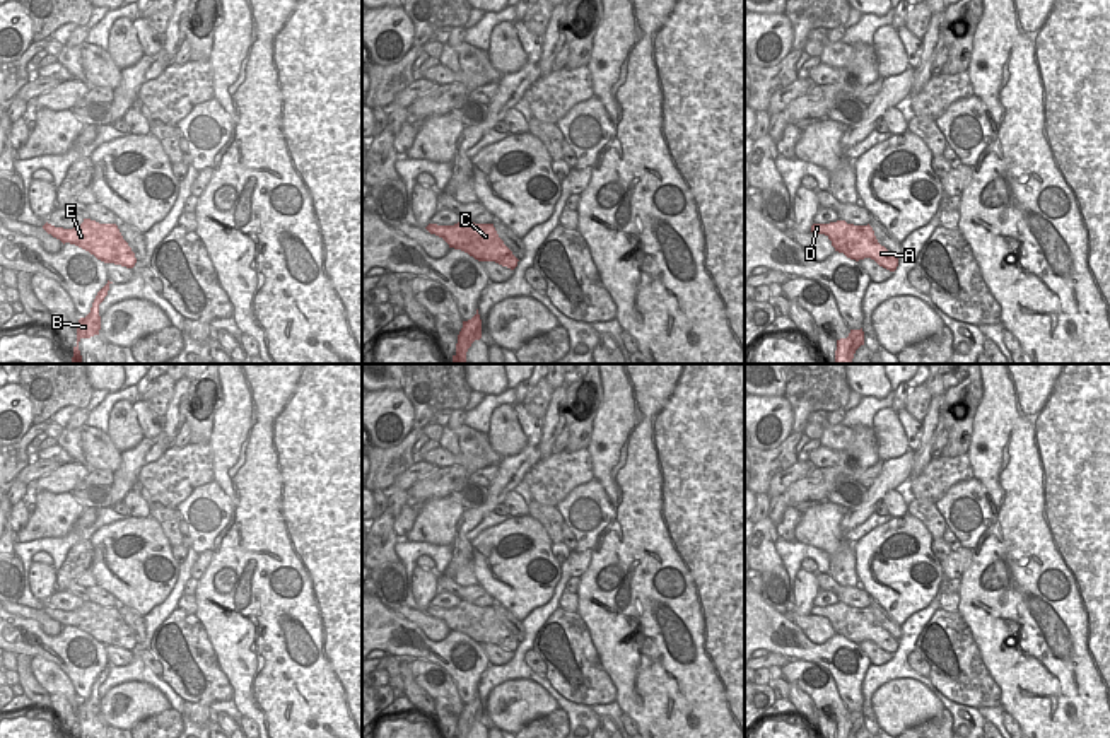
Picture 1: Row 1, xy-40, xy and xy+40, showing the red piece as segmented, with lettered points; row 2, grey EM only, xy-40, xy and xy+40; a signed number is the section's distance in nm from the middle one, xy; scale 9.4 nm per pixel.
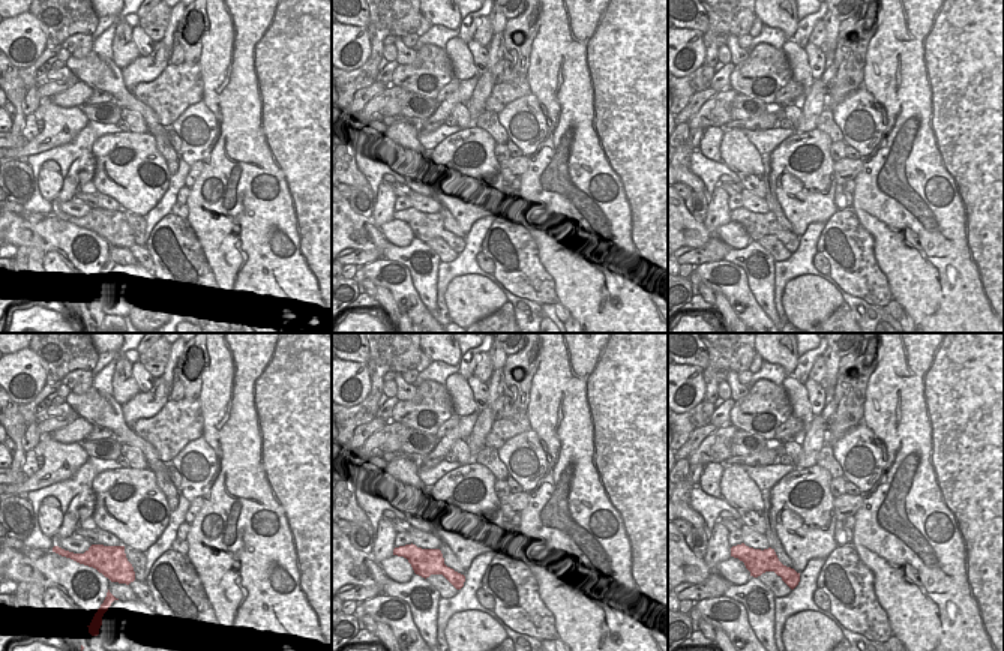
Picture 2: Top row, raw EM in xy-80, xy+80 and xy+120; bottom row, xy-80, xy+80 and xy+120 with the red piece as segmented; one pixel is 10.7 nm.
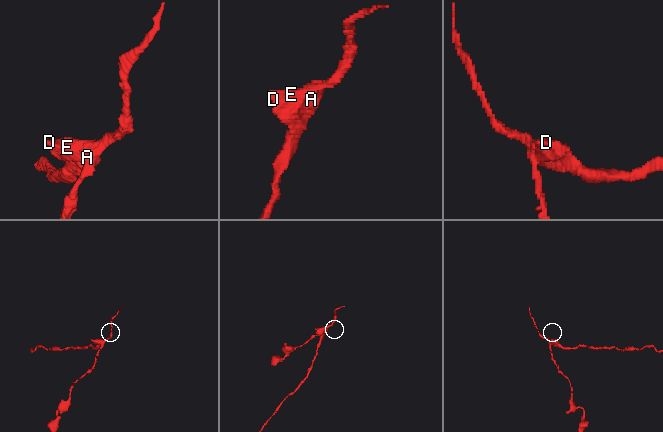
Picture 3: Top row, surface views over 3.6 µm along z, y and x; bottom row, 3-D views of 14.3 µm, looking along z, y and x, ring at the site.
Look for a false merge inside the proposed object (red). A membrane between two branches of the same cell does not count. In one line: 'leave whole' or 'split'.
split

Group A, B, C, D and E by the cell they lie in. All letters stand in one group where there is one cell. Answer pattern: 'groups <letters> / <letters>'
groups A C D E / B

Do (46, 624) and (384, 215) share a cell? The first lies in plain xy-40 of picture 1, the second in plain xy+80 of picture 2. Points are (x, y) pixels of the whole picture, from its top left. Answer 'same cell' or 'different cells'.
different cells

